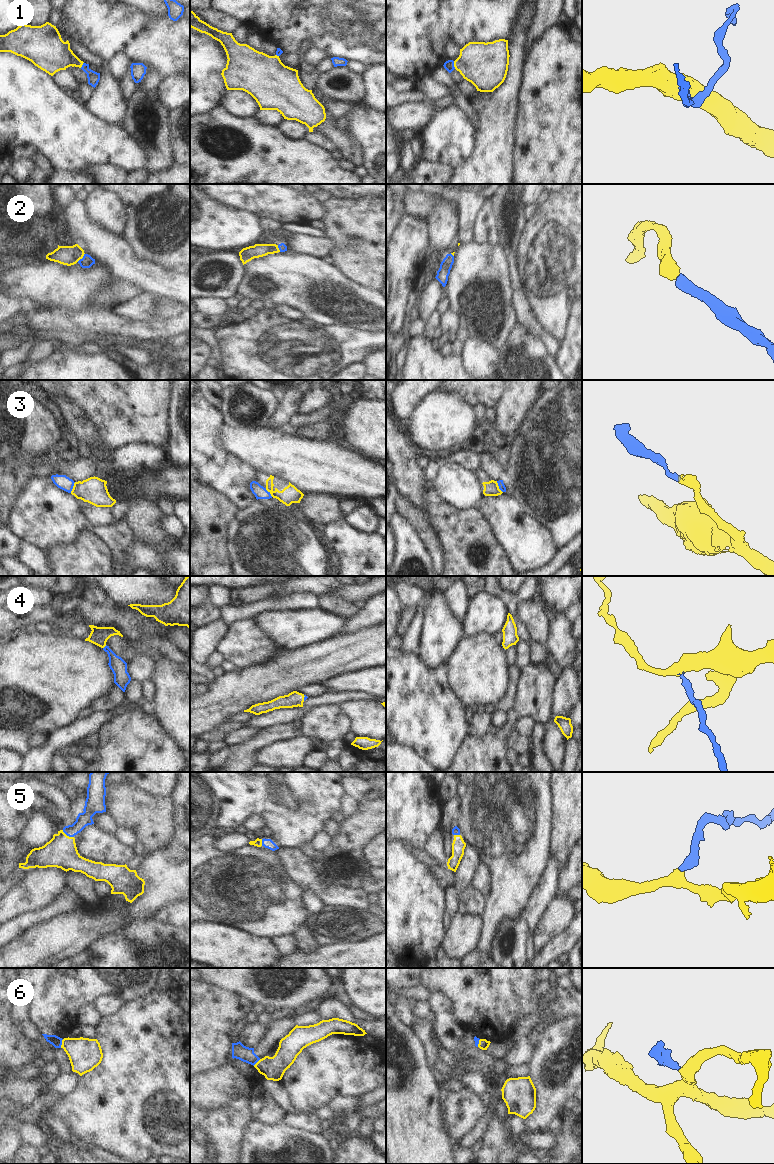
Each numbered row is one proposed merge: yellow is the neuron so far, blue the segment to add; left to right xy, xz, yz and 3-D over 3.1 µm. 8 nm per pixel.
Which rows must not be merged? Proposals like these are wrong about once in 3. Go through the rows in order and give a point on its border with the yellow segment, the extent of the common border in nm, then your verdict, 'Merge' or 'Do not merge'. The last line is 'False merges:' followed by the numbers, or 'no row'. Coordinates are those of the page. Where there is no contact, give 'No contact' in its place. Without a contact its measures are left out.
1: Touches yellow at yz (454, 65). Shared border 70 nm. Merge
2: Touches yellow at xy (81, 258). Shared border 90 nm. Merge
3: Touches yellow at yz (498, 487). Shared border 110 nm. Do not merge
4: Touches yellow at xy (104, 646). Shared border 40 nm. Merge
5: Touches yellow at xy (68, 836). Shared border 110 nm. Merge
6: Touches yellow at xy (62, 1043). Shared border 80 nm. Do not merge
False merges: 3, 6

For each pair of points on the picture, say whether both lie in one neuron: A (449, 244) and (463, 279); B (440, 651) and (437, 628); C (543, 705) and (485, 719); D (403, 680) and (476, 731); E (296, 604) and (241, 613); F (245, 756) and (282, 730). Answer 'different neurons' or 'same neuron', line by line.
A: different neurons
B: same neuron
C: different neurons
D: different neurons
E: same neuron
F: same neuron

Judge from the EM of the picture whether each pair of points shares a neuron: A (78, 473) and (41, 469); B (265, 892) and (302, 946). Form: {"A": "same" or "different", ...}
{"A": "same", "B": "different"}

